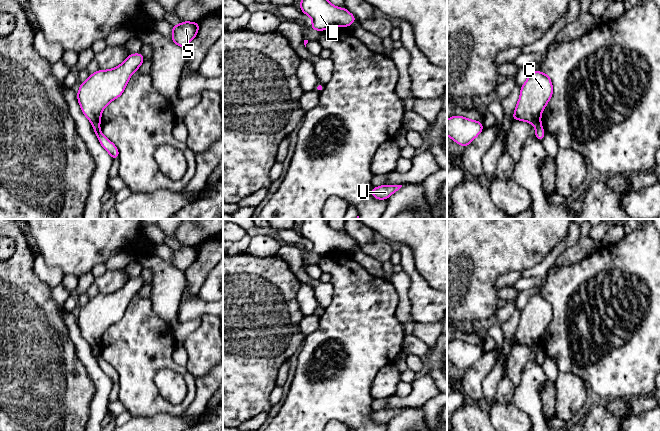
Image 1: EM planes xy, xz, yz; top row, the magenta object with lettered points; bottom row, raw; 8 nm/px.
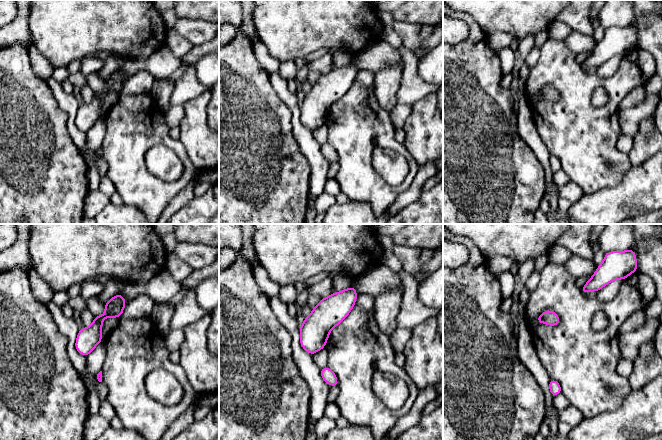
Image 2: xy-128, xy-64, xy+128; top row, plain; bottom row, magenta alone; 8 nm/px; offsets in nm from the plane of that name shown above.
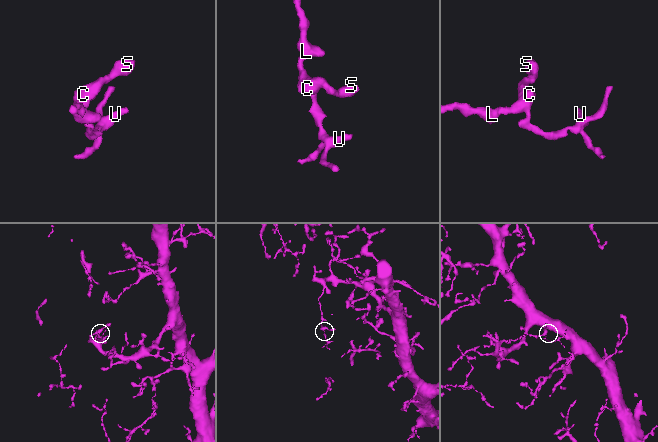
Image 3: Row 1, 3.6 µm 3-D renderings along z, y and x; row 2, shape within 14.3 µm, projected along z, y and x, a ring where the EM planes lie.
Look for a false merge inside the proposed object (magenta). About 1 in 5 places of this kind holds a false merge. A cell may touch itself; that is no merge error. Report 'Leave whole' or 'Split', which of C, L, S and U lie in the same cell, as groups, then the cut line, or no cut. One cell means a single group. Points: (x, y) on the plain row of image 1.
Leave whole. Groups: C L S U. No split

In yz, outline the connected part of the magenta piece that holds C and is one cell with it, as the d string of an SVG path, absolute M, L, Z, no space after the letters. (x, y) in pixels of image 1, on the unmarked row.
M533 295L521 311L520 321L512 340L512 345L521 344L533 348L535 361L542 366L545 355L541 348L541 338L553 318L550 301L541 295Z

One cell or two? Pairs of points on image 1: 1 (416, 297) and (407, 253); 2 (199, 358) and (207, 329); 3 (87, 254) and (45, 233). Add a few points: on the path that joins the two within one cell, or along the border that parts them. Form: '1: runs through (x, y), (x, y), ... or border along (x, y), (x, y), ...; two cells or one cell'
1: runs through (416, 286), (415, 275), (408, 264); one cell
2: runs through (205, 351), (207, 336); one cell
3: runs through (77, 244), (66, 233), (55, 233); one cell

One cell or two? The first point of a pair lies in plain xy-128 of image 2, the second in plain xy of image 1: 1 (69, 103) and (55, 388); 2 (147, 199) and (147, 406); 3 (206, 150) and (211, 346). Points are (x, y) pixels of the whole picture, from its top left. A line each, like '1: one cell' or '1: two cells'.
1: two cells
2: one cell
3: one cell

